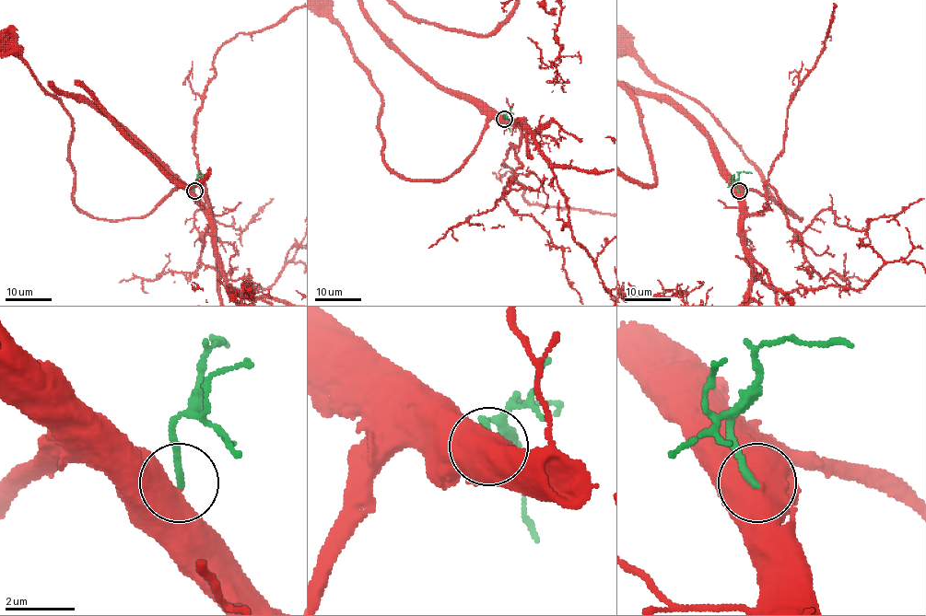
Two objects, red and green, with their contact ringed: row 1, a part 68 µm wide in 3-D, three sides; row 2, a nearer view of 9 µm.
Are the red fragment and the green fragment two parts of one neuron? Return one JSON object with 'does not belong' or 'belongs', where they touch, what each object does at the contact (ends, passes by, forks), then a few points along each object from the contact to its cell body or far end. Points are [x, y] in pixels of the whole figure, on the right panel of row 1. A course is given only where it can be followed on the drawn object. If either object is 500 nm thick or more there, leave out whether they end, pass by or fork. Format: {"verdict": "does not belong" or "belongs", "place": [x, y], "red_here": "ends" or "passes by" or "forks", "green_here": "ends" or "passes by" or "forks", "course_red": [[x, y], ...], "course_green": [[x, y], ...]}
{"verdict": "belongs", "place": [739, 191], "course_red": [[739, 191], [748, 188], [771, 197], [800, 221], [775, 199], [762, 172], [713, 117], [663, 86]], "course_green": [[739, 191], [735, 182], [739, 174], [752, 173]]}

